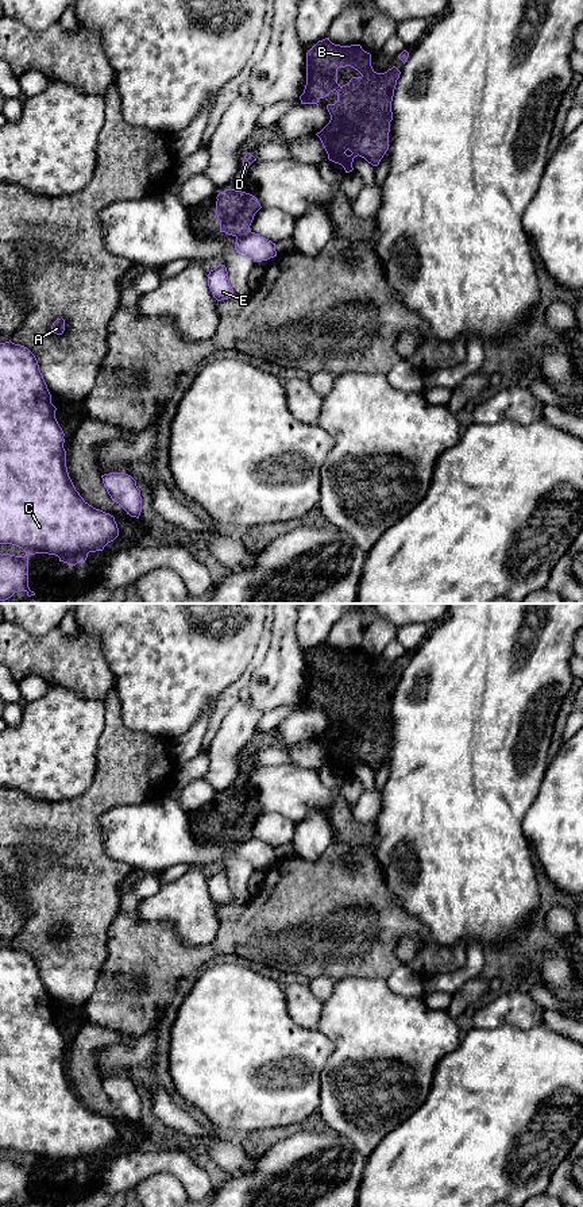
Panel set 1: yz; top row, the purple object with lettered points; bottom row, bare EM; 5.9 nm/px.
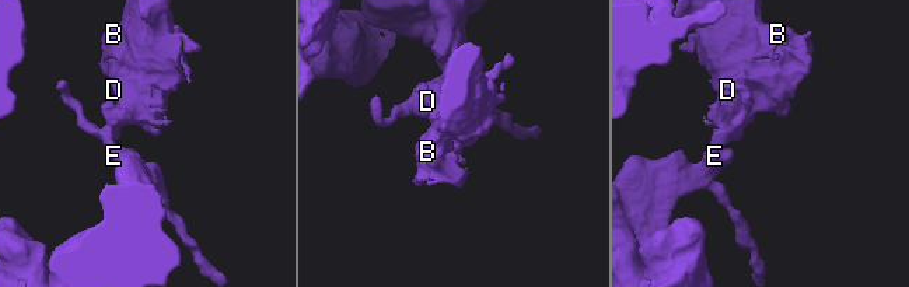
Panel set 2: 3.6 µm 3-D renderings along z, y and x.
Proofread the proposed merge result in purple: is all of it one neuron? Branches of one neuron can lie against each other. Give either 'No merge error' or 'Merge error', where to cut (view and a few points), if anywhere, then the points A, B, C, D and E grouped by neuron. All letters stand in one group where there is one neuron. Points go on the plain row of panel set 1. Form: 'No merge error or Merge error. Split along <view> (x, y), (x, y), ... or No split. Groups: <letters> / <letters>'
Merge error. Split along yz (248, 835), (236, 843). Groups: A C E / B D

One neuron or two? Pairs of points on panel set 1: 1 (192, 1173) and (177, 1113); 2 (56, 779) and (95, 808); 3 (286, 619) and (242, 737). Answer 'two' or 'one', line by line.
1: two
2: two
3: one

